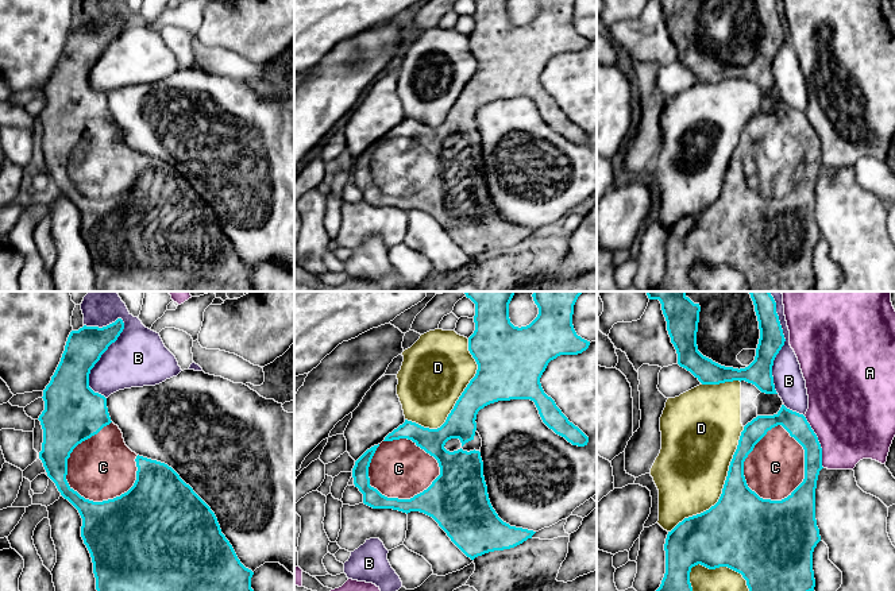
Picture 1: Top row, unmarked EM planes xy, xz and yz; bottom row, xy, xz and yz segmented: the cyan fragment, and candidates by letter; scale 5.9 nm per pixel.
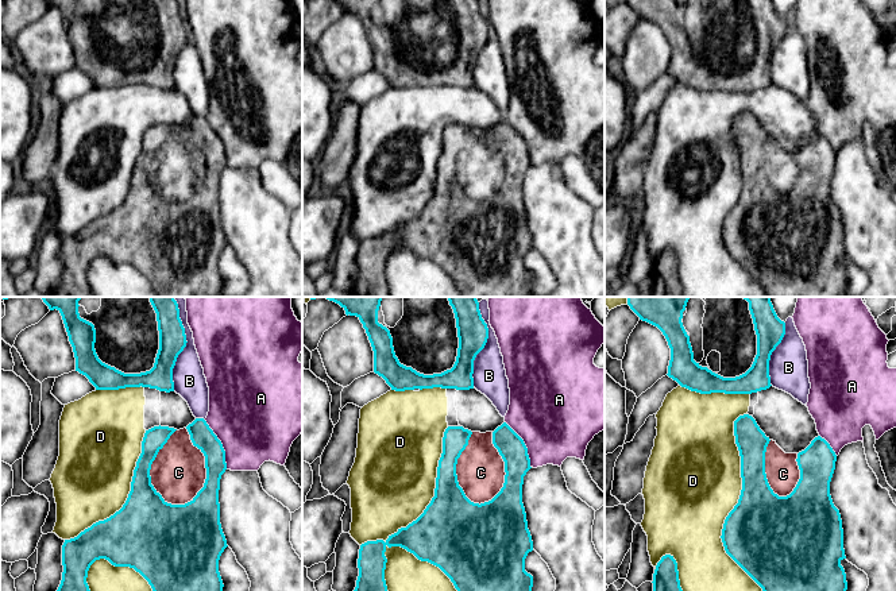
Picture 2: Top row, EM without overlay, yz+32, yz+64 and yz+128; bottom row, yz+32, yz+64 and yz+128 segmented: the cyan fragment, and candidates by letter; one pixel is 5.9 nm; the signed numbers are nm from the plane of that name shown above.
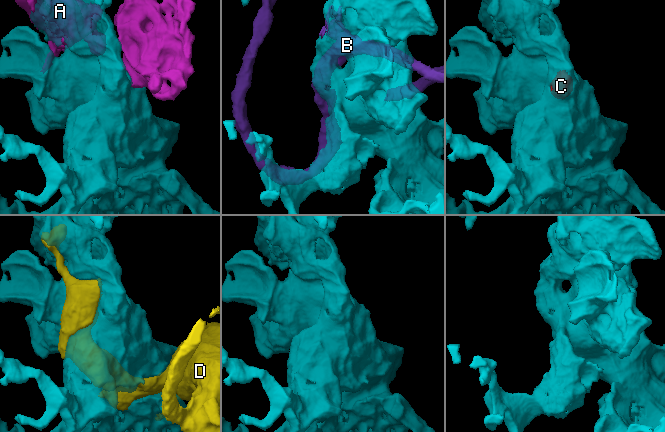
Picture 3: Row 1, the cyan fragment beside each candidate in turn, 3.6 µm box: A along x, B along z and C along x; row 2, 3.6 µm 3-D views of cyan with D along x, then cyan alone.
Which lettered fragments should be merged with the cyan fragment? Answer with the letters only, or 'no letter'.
C

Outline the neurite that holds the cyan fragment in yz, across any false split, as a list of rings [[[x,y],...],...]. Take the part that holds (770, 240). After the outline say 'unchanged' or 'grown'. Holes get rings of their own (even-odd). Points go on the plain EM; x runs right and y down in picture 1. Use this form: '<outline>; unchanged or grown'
[[[782,103],[780,108],[774,113],[757,113],[753,116],[744,124],[744,128],[741,130],[738,143],[730,159],[728,174],[718,200],[701,212],[684,216],[671,229],[668,229],[664,242],[666,271],[660,285],[653,291],[693,291],[690,270],[691,266],[698,262],[709,267],[728,264],[741,271],[747,278],[751,291],[809,291],[810,289],[814,289],[815,277],[813,269],[813,250],[817,242],[821,239],[819,227],[815,217],[815,186],[818,173],[822,166],[821,142],[803,112],[792,109]]]; grown

